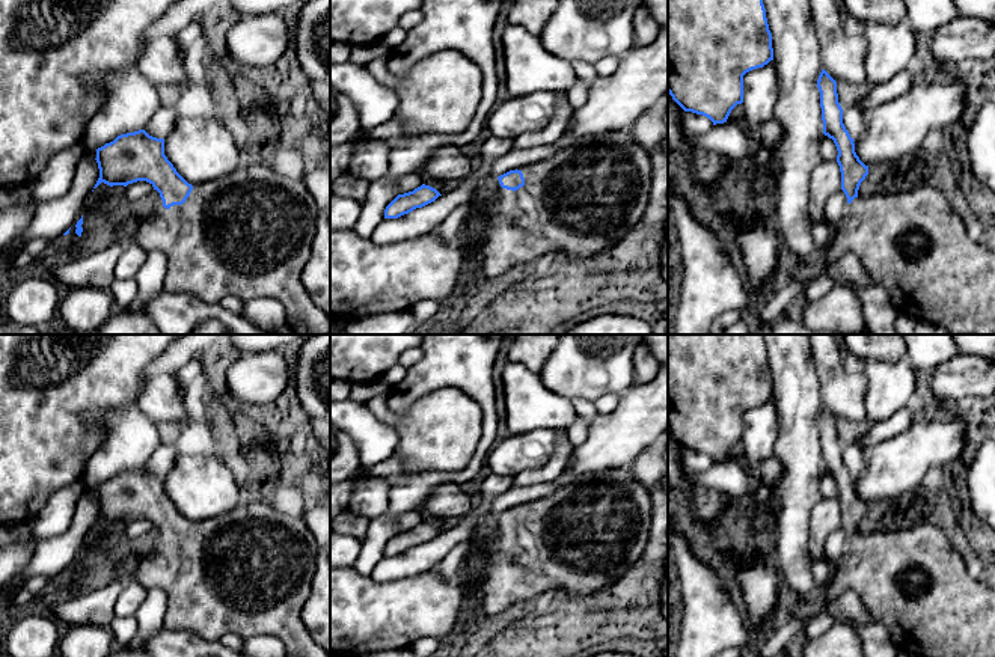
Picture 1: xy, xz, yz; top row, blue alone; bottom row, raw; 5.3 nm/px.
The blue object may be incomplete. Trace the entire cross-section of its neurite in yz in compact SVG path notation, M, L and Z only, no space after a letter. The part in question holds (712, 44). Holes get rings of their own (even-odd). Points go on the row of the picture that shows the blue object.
M668 0L668 93L684 110L709 118L713 125L727 122L731 110L743 102L743 75L773 60L772 33L763 0Z

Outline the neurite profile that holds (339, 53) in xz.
M330 44L330 65L348 62L351 57L353 45Z

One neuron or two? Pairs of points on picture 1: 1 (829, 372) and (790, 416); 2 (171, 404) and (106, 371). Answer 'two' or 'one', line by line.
1: two
2: two

